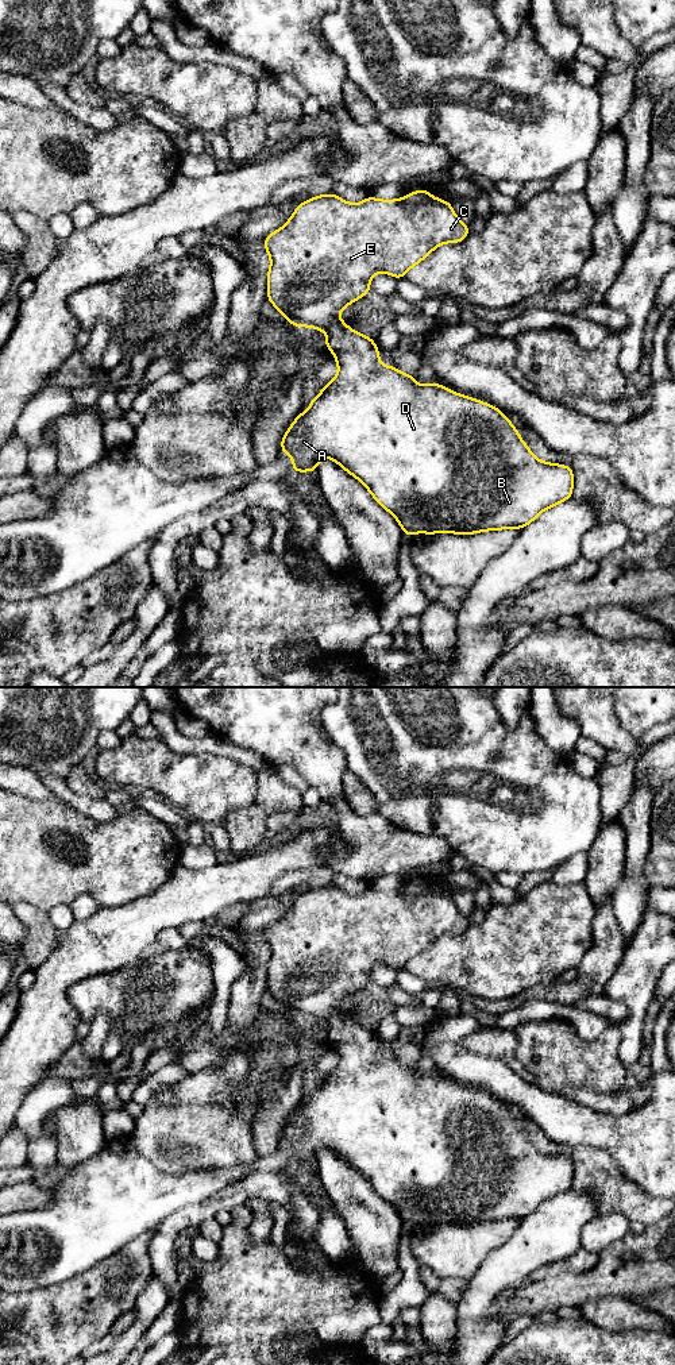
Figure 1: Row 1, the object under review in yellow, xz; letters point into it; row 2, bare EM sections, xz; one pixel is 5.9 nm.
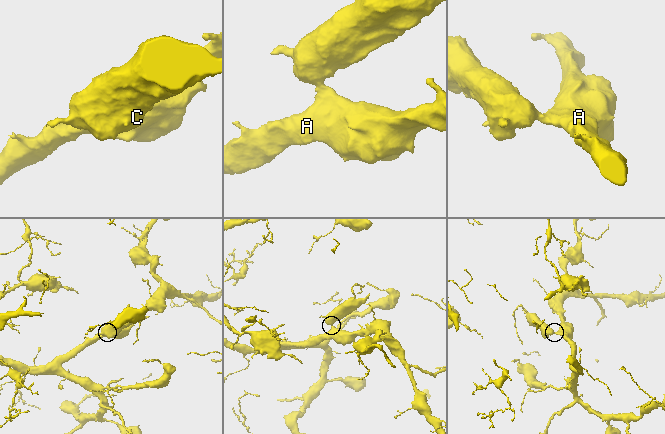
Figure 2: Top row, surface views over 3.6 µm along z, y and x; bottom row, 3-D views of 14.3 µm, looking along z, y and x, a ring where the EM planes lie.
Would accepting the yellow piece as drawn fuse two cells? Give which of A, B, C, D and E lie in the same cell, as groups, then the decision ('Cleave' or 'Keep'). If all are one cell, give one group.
Groups: A B C D E. Keep

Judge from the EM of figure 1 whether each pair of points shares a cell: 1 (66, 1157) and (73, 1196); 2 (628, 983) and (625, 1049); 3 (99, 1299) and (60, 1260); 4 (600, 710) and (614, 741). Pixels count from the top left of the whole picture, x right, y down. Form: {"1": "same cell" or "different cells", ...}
{"1": "different cells", "2": "same cell", "3": "different cells", "4": "same cell"}

